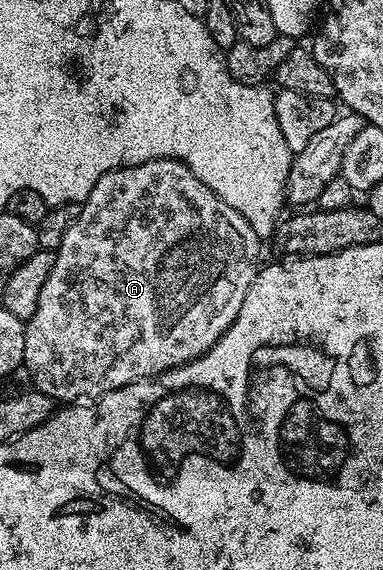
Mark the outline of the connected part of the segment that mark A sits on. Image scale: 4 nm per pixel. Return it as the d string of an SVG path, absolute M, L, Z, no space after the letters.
M150 159L105 173L97 185L93 185L89 197L80 206L78 217L73 225L69 225L69 233L61 237L61 245L55 252L53 273L49 273L41 288L41 297L37 297L37 313L33 313L33 317L25 323L27 332L23 361L26 370L31 370L34 390L45 393L63 405L71 405L76 401L94 401L100 395L125 385L133 385L142 379L153 379L204 355L223 336L225 329L233 325L237 309L241 309L241 301L245 301L245 293L249 293L249 285L253 285L253 277L261 266L259 247L261 241L253 233L249 221L245 221L237 209L229 209L229 205L225 205L225 201L221 201L221 197L217 197L209 185L201 182L186 163L180 163L177 159Z

